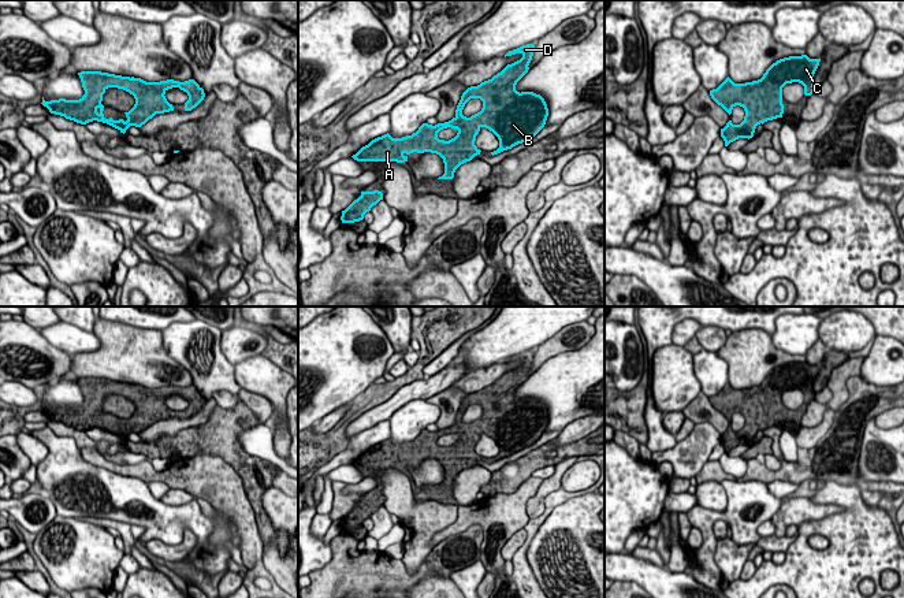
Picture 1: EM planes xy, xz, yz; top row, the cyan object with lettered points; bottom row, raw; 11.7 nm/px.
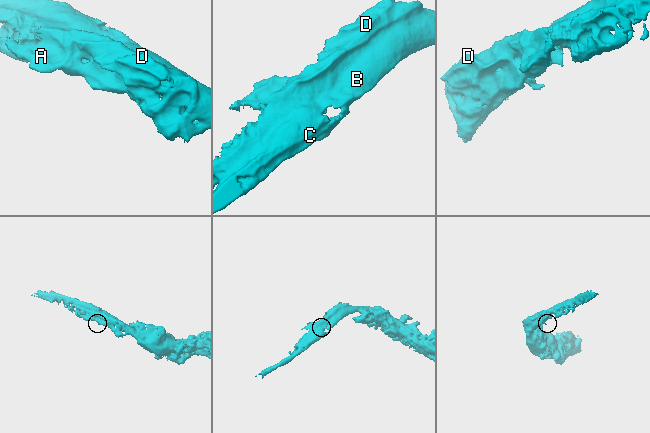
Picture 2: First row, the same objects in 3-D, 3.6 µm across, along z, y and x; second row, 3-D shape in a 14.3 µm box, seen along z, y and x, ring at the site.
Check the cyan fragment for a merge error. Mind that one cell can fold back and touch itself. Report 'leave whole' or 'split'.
leave whole

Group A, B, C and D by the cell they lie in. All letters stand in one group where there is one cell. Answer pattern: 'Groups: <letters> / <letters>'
Groups: A B C D

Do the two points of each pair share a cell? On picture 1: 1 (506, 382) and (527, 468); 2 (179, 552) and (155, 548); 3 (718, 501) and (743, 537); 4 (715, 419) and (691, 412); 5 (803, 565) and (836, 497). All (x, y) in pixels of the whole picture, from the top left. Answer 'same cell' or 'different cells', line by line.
1: different cells
2: same cell
3: different cells
4: same cell
5: same cell

